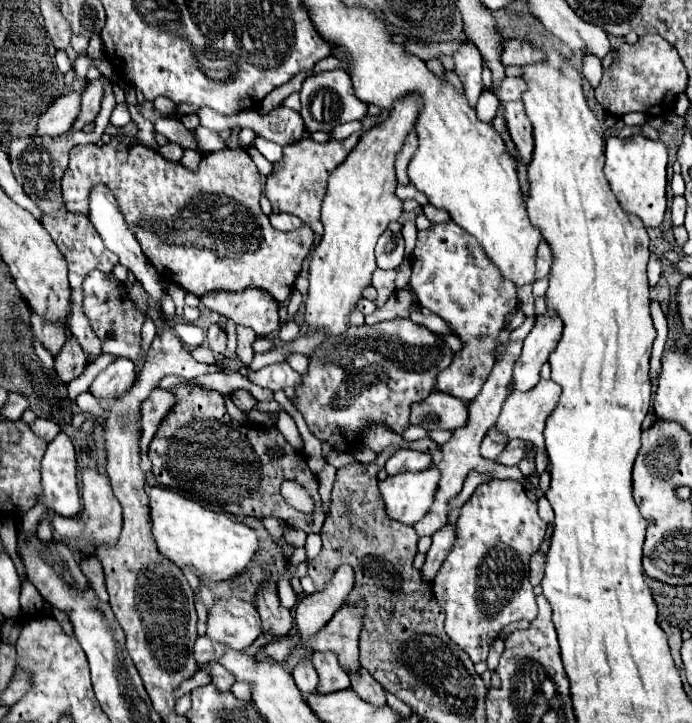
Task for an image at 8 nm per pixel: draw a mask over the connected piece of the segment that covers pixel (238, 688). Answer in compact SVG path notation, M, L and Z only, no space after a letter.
M235 682L233 688L231 688L233 696L237 700L243 700L243 702L251 702L251 686L245 684L245 682Z

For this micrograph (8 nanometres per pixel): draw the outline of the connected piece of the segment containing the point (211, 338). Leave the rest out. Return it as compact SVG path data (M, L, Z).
M211 324L209 330L207 330L207 344L213 352L219 352L223 354L225 352L225 346L227 346L227 336L225 332L219 328L219 324Z

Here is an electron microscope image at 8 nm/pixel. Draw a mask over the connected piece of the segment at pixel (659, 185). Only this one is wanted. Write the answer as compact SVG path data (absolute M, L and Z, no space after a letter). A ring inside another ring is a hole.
M635 134L629 138L611 136L605 146L605 178L609 180L619 204L637 214L645 226L659 226L663 222L663 214L667 209L667 146L663 142L655 142L645 138L643 134Z

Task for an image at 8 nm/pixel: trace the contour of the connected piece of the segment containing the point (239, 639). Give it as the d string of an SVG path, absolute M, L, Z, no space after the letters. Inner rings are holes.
M239 598L217 600L217 604L209 610L207 620L207 636L213 638L217 648L217 656L221 656L221 644L229 644L235 650L249 648L261 636L261 620L257 608Z

